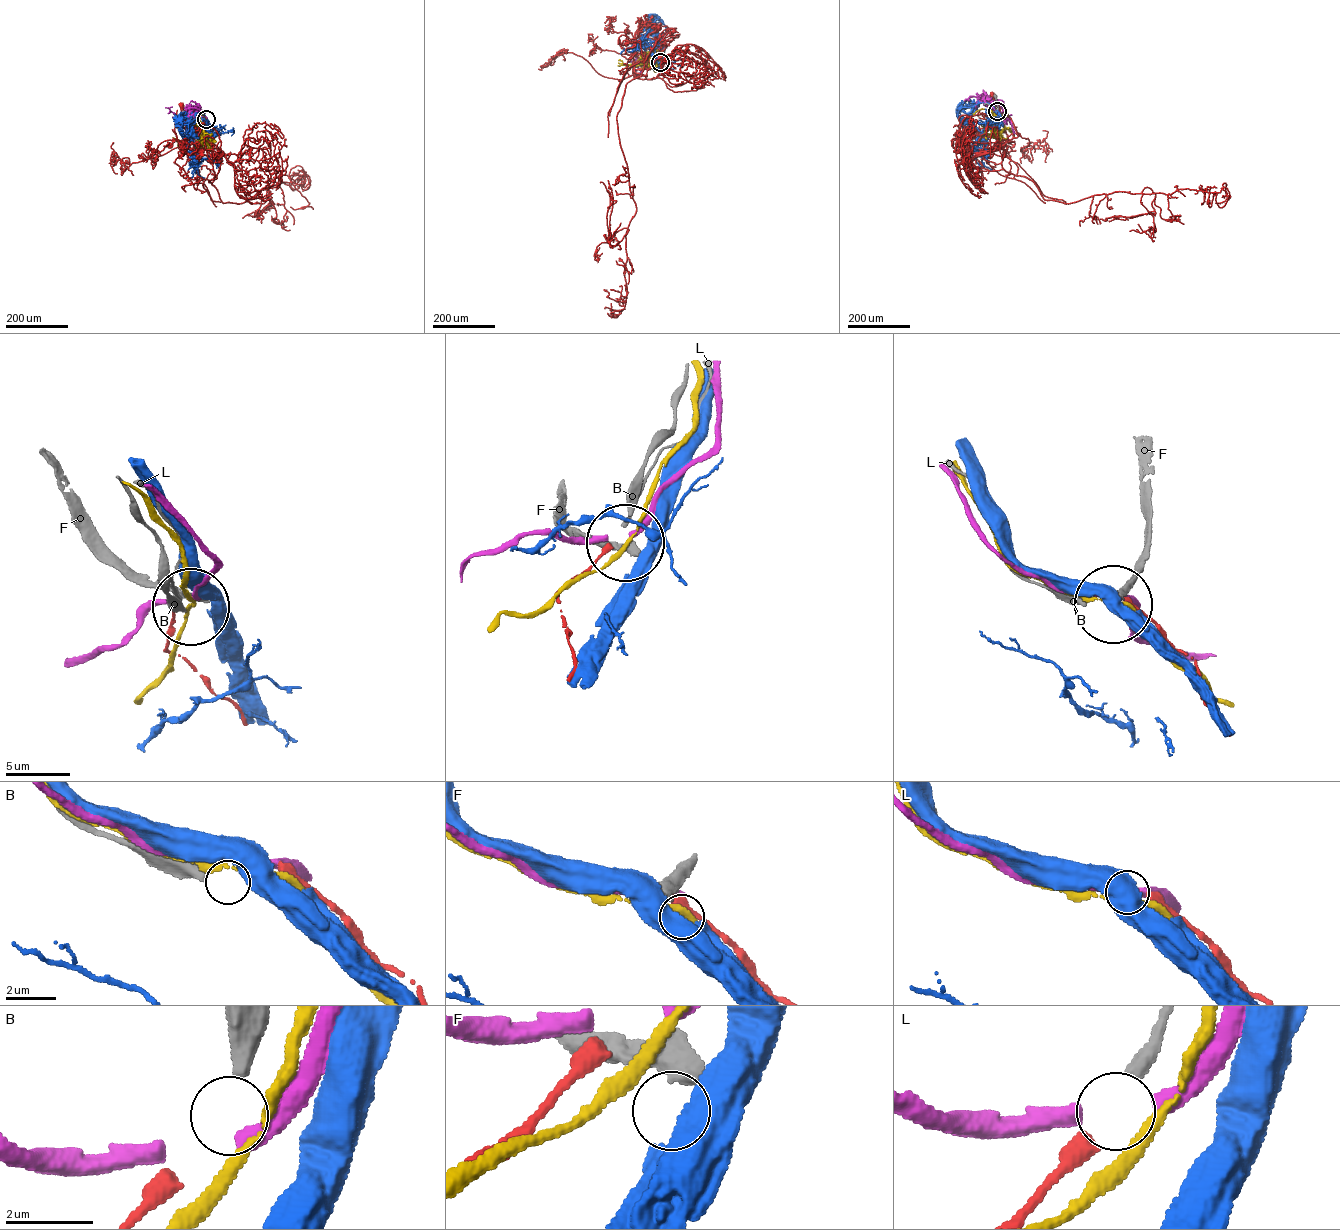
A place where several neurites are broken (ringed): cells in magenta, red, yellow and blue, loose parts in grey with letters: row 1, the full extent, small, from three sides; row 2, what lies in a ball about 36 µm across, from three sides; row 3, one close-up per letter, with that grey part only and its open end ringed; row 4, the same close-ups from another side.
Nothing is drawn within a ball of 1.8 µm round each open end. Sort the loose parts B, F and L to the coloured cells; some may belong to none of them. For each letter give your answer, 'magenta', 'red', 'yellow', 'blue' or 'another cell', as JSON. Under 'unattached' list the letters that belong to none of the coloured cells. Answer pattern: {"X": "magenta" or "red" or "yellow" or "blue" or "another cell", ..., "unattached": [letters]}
{"B": "another cell", "F": "blue", "L": "red", "unattached": ["B"]}

